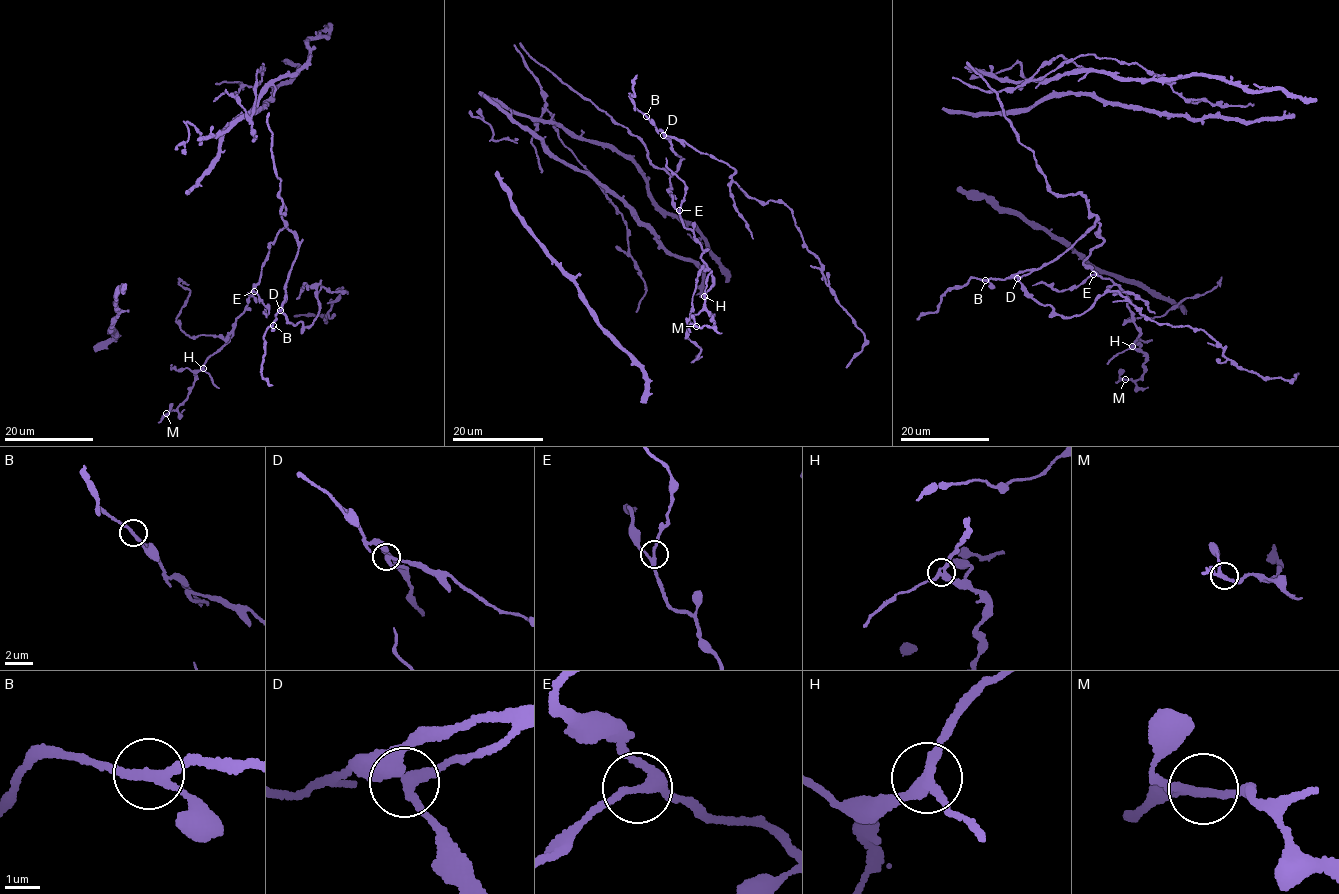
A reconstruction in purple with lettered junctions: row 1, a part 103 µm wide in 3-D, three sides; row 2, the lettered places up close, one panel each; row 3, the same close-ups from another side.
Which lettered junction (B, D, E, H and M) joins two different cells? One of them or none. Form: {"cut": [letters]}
{"cut": ["H"]}

